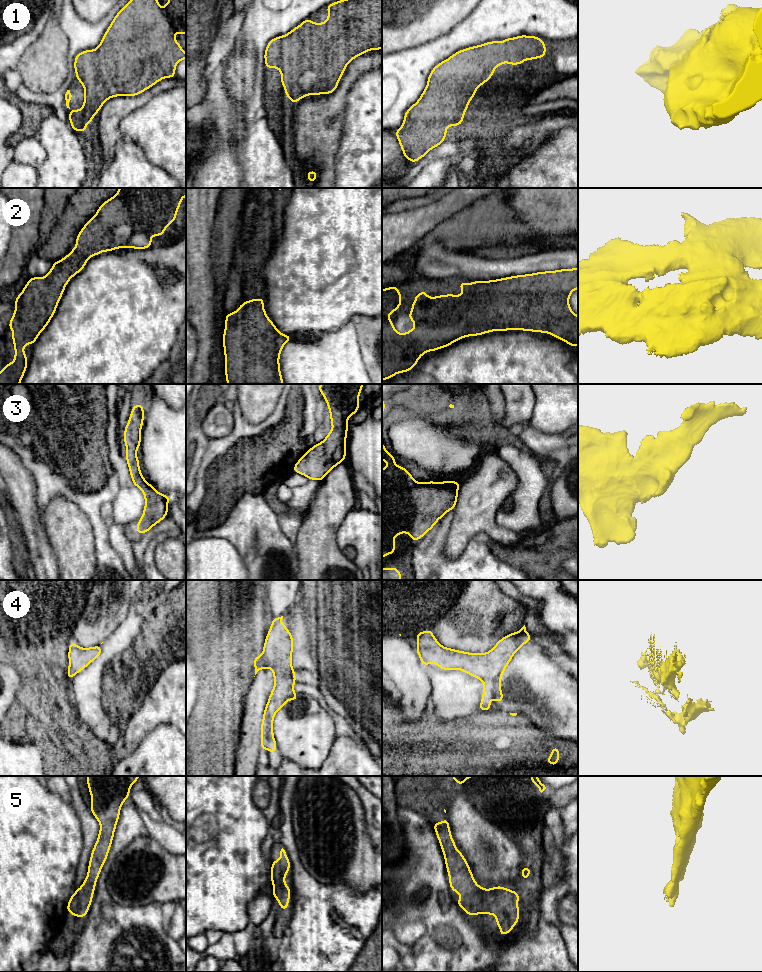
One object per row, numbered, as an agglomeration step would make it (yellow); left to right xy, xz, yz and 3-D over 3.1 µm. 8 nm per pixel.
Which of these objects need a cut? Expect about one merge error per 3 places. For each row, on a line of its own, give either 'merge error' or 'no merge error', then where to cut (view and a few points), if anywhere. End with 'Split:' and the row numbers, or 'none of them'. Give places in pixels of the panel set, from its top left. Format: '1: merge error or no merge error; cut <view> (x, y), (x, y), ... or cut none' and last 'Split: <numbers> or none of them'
1: no merge error; cut none
2: no merge error; cut none
3: no merge error; cut none
4: no merge error; cut none
5: no merge error; cut none
Split: none of them

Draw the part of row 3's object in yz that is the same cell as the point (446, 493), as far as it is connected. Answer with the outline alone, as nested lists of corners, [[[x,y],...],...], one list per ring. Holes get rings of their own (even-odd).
[[[382,441],[382,461],[384,459],[387,462],[387,467],[385,469],[382,468],[382,559],[387,554],[393,556],[395,553],[396,535],[408,533],[414,543],[429,532],[448,511],[454,510],[460,485],[460,481],[417,482],[406,468],[395,464],[394,455],[387,452]]]

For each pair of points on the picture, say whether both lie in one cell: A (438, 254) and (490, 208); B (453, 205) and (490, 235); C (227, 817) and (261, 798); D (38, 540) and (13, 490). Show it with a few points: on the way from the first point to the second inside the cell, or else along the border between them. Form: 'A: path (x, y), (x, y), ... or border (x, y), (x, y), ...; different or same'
A: border (421, 248), (439, 241), (450, 251), (464, 253); different
B: border (479, 198), (439, 223); different
C: border (254, 786), (252, 801), (261, 810); different
D: path (33, 528), (23, 502); same

